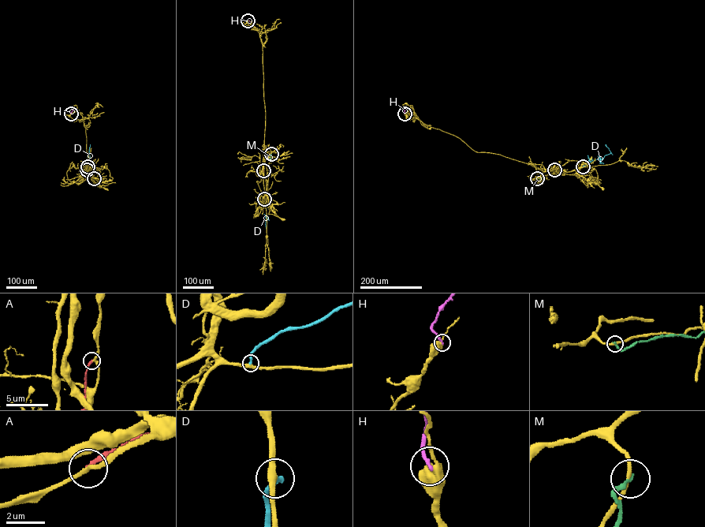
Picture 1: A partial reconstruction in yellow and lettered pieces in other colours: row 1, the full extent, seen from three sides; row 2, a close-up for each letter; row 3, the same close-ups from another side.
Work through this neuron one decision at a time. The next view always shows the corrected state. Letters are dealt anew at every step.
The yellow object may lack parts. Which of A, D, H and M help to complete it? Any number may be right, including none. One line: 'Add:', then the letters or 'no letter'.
Add: D

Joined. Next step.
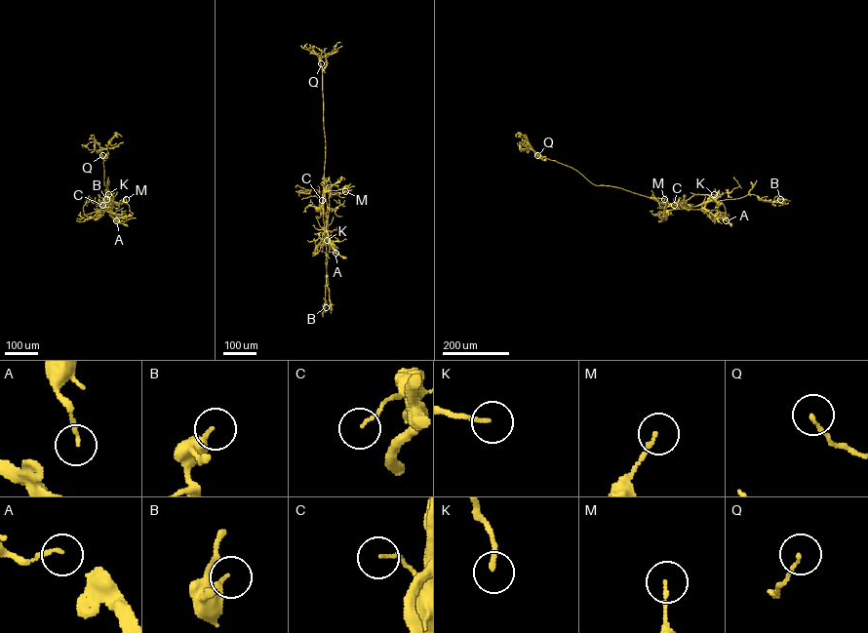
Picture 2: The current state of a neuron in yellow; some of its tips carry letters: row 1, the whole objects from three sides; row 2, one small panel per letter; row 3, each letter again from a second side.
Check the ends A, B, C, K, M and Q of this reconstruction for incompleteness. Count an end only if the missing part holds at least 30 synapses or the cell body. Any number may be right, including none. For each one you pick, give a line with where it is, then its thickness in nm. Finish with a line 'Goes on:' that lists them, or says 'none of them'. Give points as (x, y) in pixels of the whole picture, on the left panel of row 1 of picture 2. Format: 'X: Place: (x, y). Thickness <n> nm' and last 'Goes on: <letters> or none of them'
K: Place: (108, 194). Thickness 130 nm
Goes on: K

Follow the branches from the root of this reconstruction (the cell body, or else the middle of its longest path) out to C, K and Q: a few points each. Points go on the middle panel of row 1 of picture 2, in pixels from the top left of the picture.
C: (344, 257), (329, 252), (332, 240), (327, 233), (322, 200)
K: (344, 257), (329, 252), (332, 243), (327, 234), (327, 240)
Q: (344, 257), (329, 252), (332, 240), (323, 210), (325, 142), (321, 63)

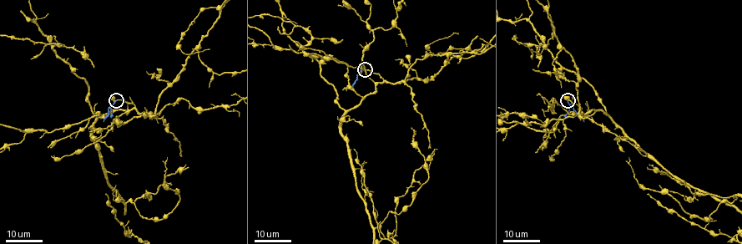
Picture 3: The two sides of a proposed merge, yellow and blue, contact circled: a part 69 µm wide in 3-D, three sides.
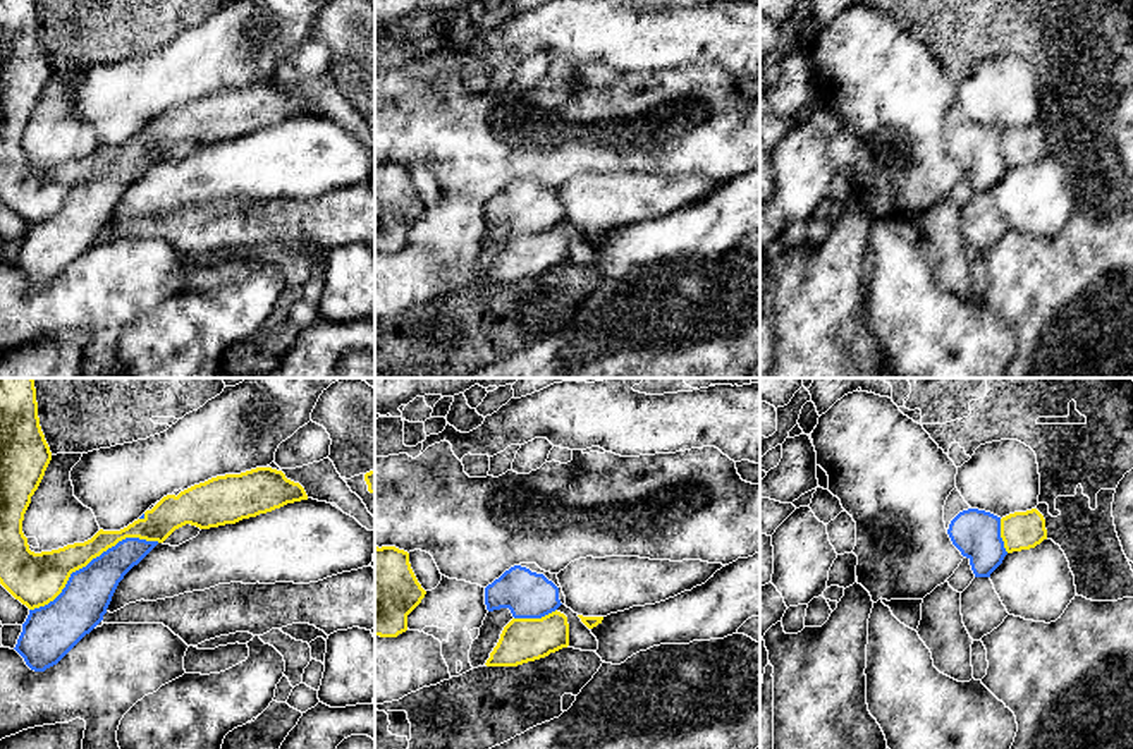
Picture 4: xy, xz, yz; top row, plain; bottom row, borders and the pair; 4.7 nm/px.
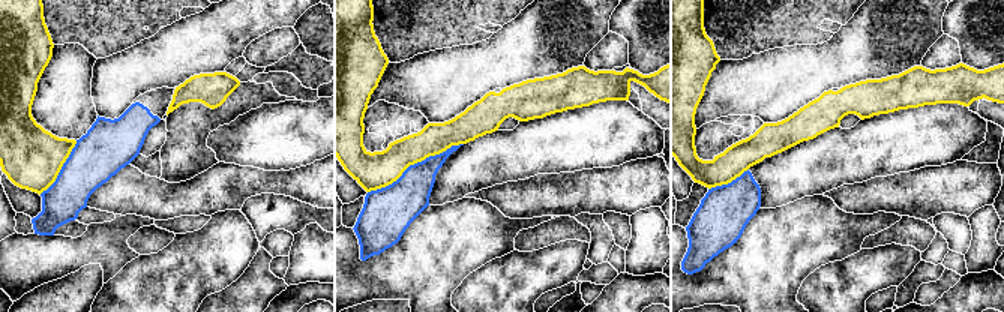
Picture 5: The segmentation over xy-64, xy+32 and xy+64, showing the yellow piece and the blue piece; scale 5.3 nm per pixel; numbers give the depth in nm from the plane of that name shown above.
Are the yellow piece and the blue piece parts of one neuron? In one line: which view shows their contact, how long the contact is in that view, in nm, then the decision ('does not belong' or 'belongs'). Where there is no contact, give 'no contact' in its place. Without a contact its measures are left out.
xy | 700 nm | does not belong

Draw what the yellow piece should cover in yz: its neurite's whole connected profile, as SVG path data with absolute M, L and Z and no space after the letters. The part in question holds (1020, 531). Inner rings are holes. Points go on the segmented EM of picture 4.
M1037 508L1009 514L1001 519L1001 538L1007 553L1035 548L1047 539L1045 519Z

